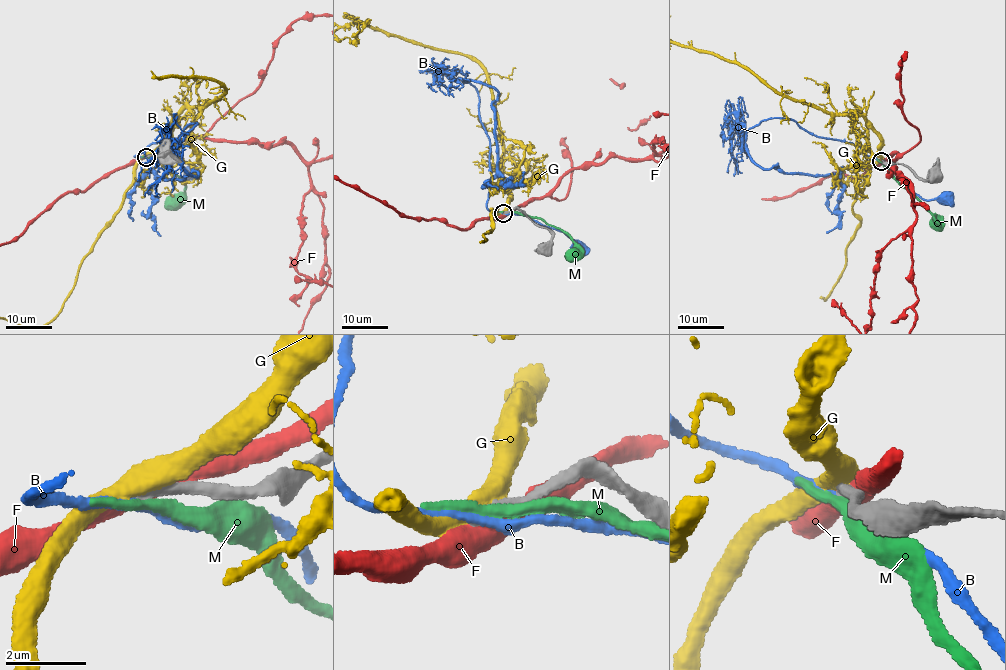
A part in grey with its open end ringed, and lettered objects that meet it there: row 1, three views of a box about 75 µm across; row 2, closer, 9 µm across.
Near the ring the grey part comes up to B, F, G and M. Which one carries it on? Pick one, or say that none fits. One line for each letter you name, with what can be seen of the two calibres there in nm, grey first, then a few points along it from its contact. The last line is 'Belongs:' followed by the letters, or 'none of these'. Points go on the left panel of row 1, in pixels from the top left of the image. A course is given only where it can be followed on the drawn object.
Belongs: none of these

